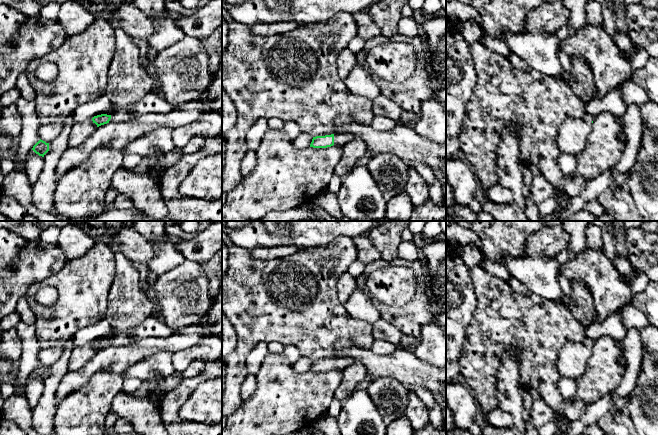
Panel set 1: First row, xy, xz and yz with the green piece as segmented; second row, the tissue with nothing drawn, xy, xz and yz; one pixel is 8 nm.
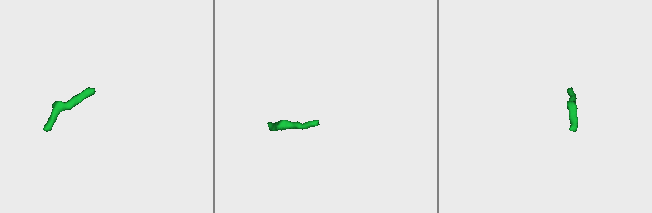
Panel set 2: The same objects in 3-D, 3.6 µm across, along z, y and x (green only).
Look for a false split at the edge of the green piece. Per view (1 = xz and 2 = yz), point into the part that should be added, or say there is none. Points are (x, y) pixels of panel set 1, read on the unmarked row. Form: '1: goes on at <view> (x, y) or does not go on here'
1: goes on at xz (341, 363)
2: goes on at yz (588, 342)

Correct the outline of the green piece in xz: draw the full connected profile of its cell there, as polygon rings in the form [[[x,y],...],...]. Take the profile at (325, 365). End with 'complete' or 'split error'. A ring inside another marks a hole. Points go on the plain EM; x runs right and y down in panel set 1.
[[[351,357],[316,360],[313,361],[310,371],[327,372],[333,369],[344,369],[345,367],[349,366],[352,363],[354,363],[354,359]]]; split error

